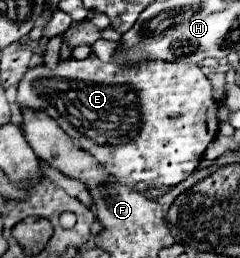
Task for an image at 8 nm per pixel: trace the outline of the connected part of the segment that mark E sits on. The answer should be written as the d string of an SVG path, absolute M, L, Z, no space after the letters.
M96 55L84 61L74 57L60 59L54 69L38 65L26 71L18 83L16 103L20 109L46 111L58 125L78 143L80 149L94 155L106 171L110 171L122 183L148 183L160 185L168 191L182 183L200 163L210 141L218 135L218 103L212 99L212 83L198 65L164 63L154 59L148 63L136 63L136 67L116 67L116 63L102 63Z

